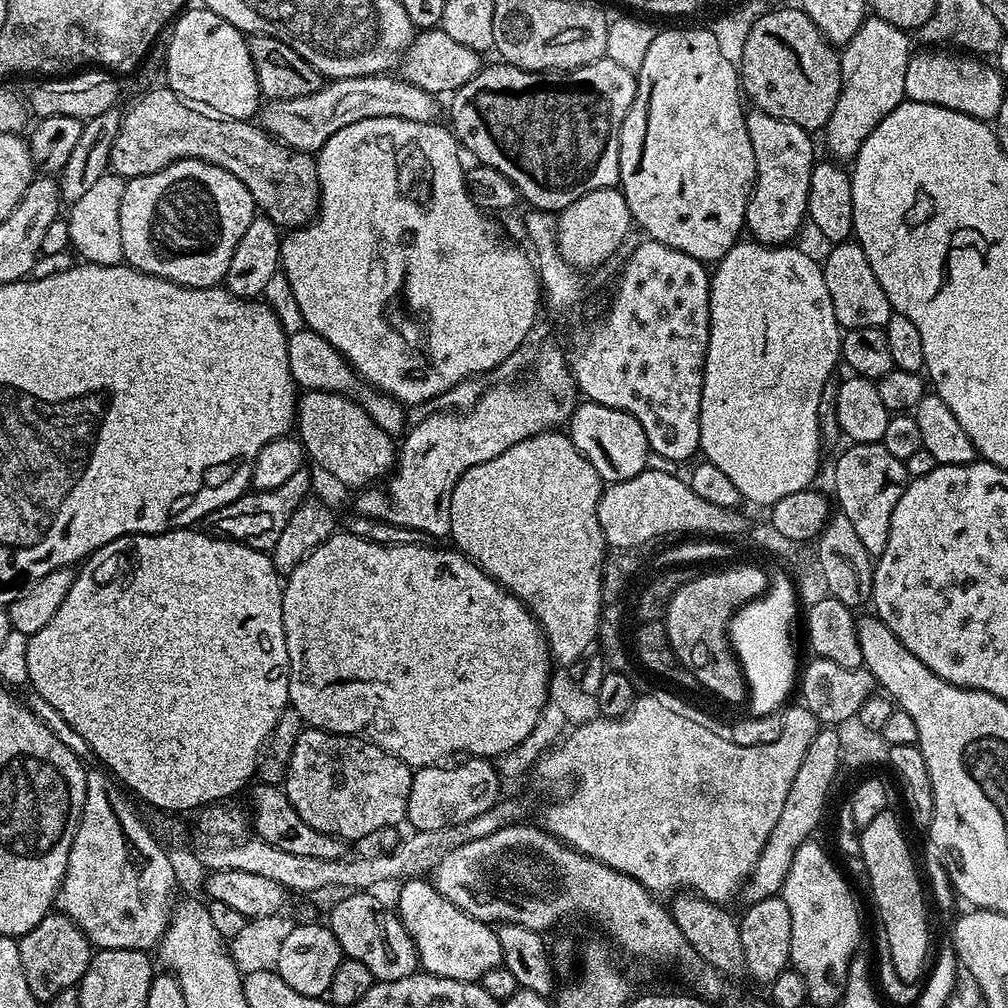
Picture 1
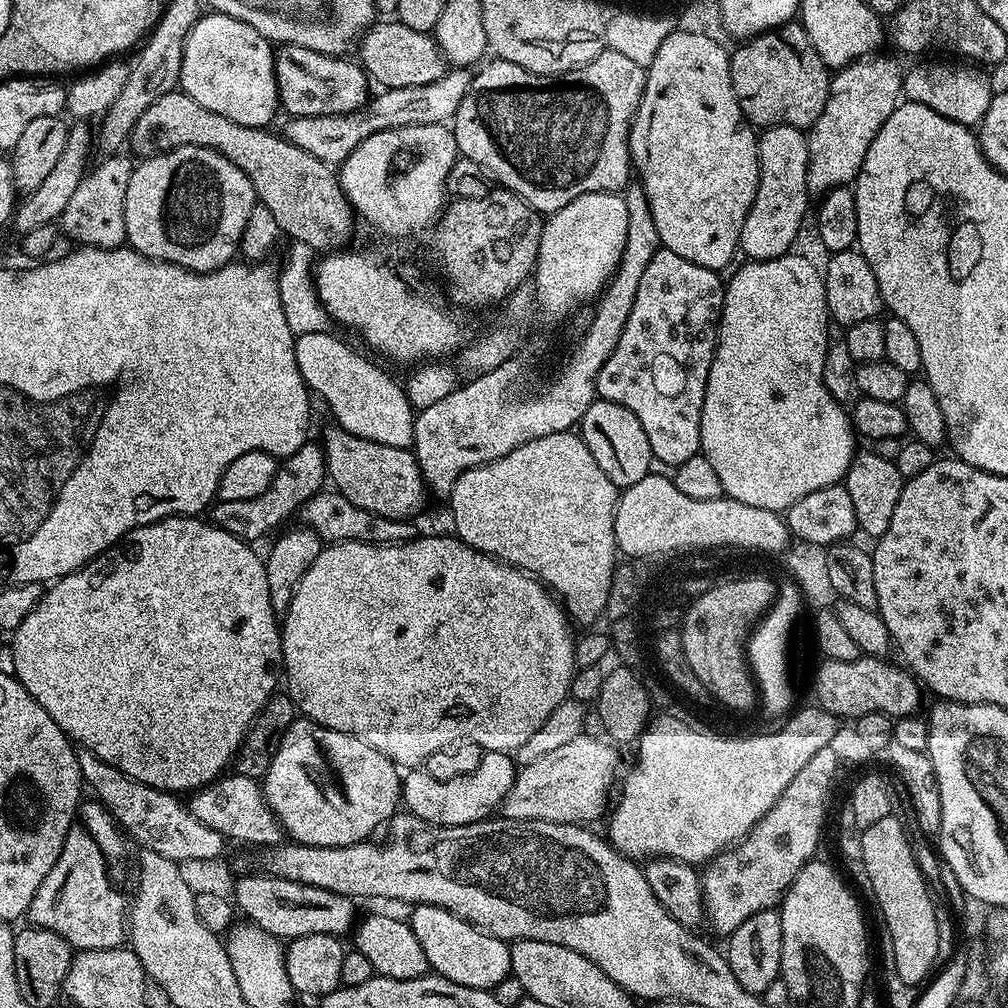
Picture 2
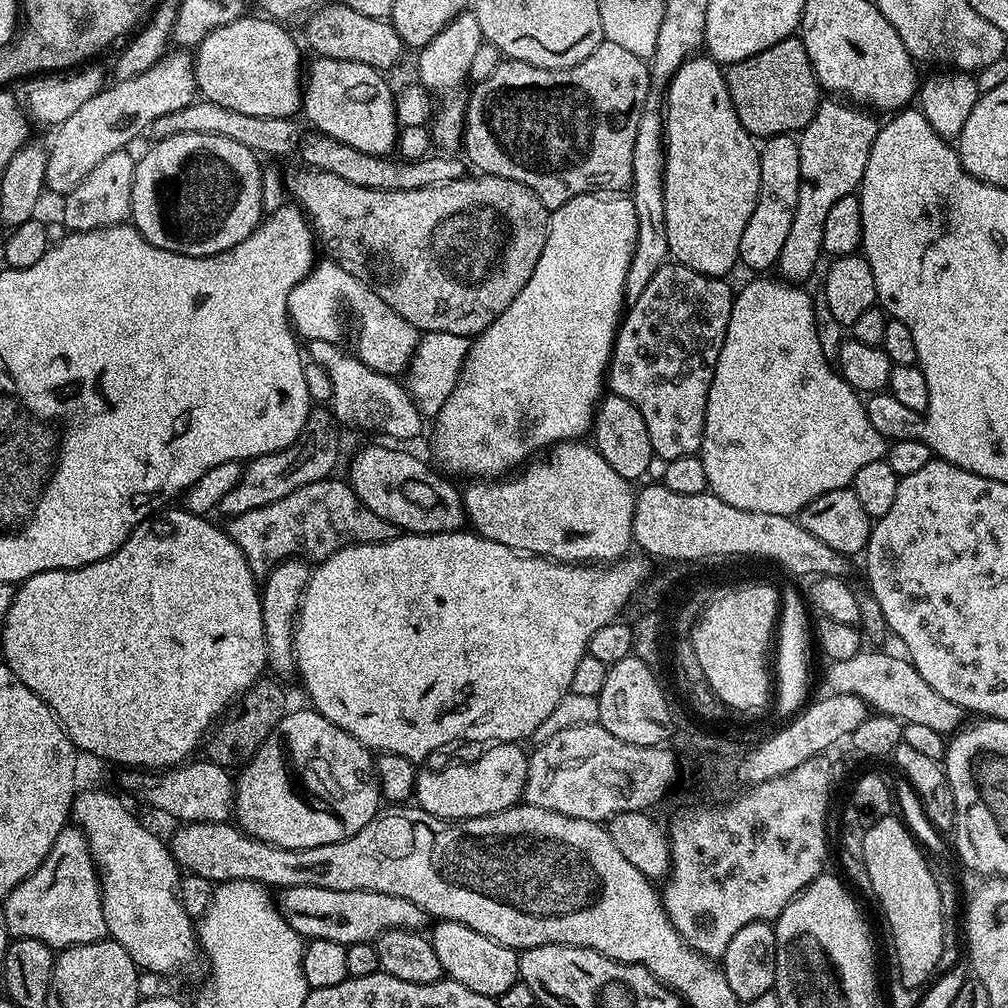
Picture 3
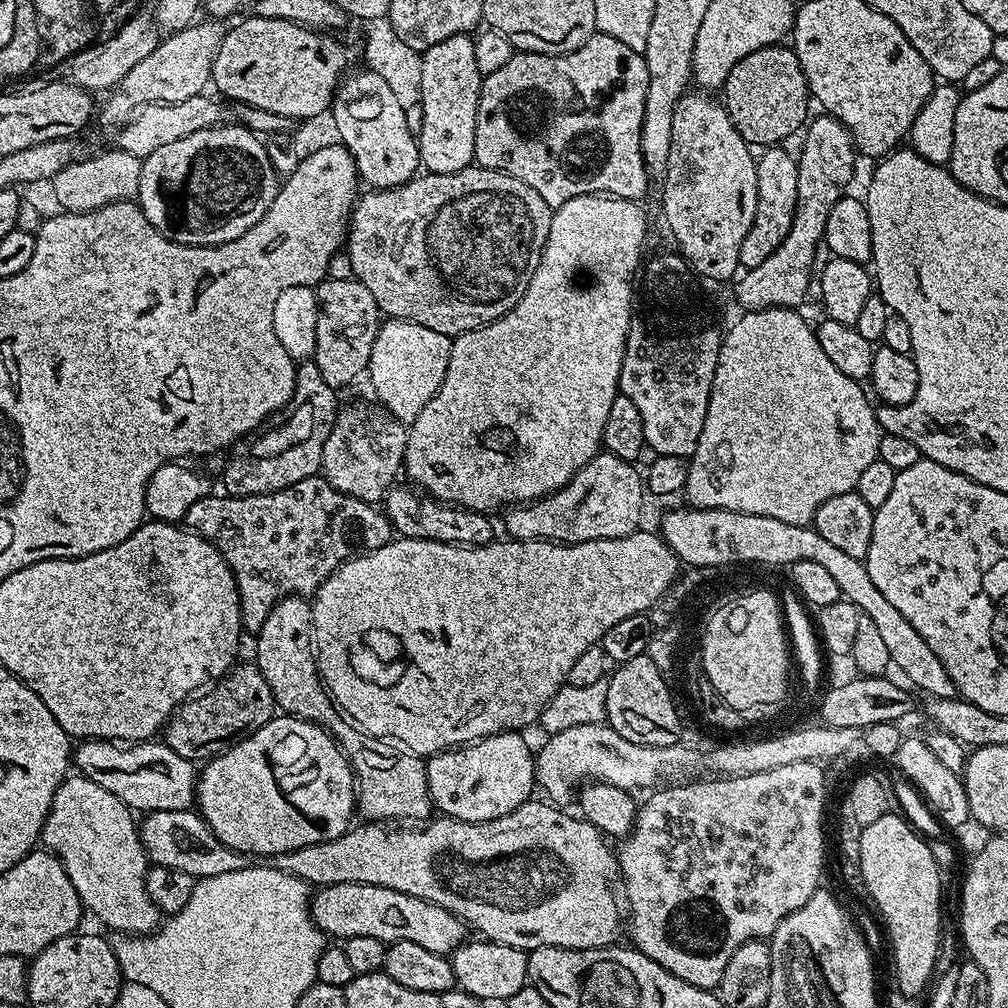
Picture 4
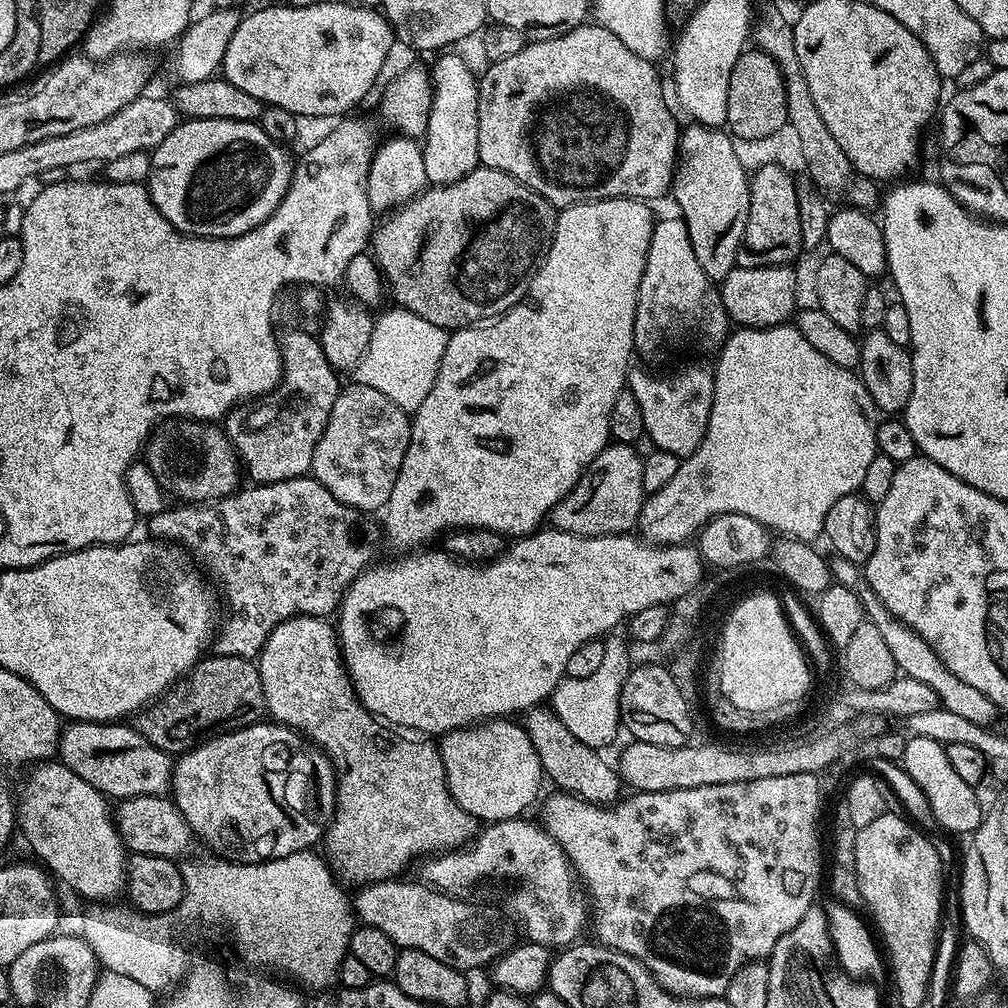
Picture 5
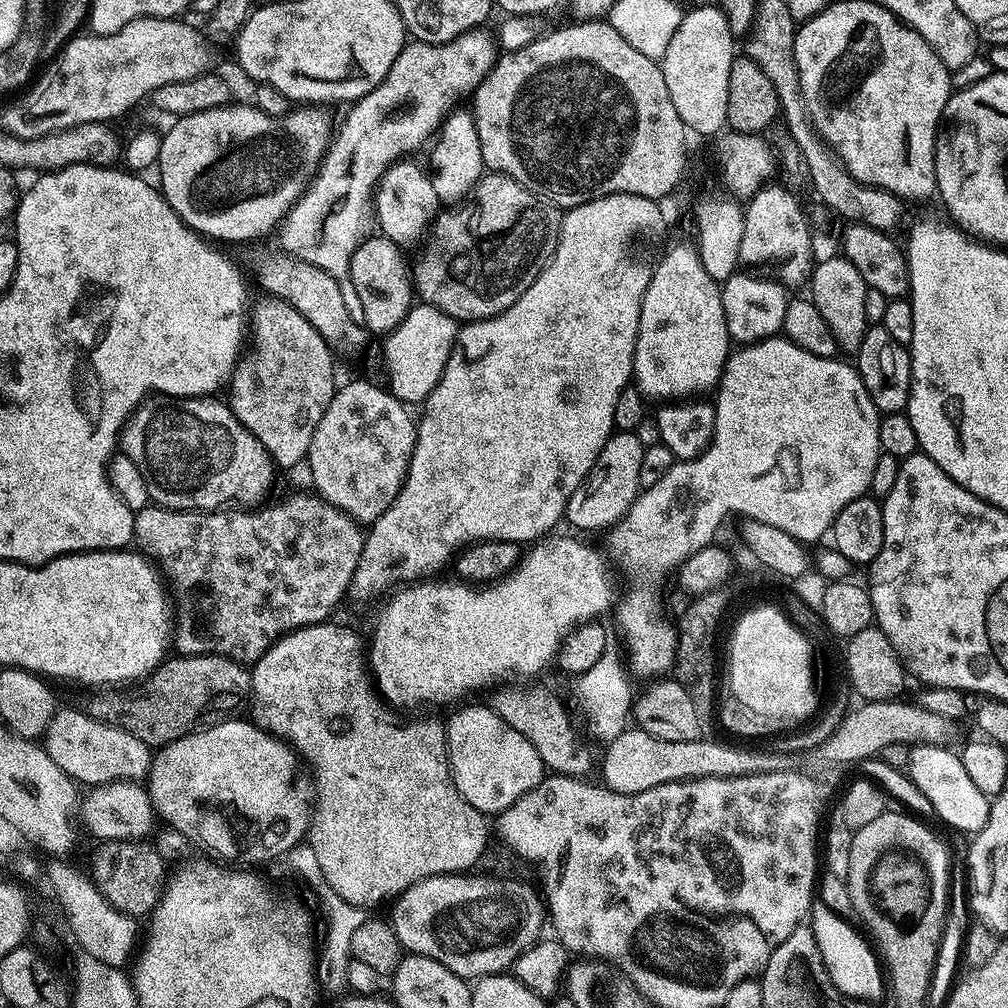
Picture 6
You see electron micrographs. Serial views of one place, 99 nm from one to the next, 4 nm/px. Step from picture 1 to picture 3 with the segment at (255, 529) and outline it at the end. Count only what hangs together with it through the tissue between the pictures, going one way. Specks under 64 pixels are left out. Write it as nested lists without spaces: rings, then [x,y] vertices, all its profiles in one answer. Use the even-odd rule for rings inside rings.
[[[313,407],[302,434],[289,448],[247,461],[246,467],[241,471],[238,486],[234,486],[234,490],[222,498],[219,515],[231,518],[246,514],[248,510],[258,510],[258,506],[270,506],[270,502],[278,502],[278,498],[286,498],[286,494],[294,494],[294,490],[310,482],[329,479],[335,473],[332,471],[340,456],[340,440],[336,437],[335,427],[337,428],[334,417],[327,407]]]

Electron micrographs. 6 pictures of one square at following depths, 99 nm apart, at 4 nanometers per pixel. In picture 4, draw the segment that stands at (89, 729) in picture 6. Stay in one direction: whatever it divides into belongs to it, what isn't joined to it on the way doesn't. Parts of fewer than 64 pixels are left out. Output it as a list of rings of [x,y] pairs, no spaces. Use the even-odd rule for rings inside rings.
[[[81,739],[74,748],[74,768],[79,775],[98,782],[102,790],[110,790],[114,798],[140,814],[162,810],[187,812],[196,799],[197,765],[182,758],[182,754],[170,750],[163,742],[131,744],[114,740]]]

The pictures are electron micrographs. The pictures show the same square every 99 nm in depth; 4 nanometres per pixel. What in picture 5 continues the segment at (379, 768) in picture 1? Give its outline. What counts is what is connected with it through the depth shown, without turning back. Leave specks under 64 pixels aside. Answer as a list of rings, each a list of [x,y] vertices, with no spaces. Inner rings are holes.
[[[261,722],[249,724],[246,728],[237,728],[235,732],[221,732],[197,743],[196,747],[183,753],[172,765],[172,782],[170,785],[170,799],[176,805],[182,818],[190,826],[190,830],[201,845],[213,848],[217,857],[237,864],[263,864],[265,860],[277,860],[295,852],[311,849],[321,843],[322,837],[328,831],[328,824],[336,810],[336,771],[327,756],[315,744],[302,739],[299,732],[286,728],[275,722]]]

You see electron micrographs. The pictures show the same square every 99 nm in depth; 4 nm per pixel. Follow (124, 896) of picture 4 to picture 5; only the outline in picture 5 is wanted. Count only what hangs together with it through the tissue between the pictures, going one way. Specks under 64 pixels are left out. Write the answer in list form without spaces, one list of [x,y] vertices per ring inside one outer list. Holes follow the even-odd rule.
[[[40,762],[31,769],[24,789],[18,792],[18,828],[24,831],[24,840],[32,847],[37,861],[57,881],[73,888],[88,902],[112,902],[116,895],[126,888],[126,849],[116,828],[116,821],[110,811],[109,801],[86,778],[78,778],[63,762]]]

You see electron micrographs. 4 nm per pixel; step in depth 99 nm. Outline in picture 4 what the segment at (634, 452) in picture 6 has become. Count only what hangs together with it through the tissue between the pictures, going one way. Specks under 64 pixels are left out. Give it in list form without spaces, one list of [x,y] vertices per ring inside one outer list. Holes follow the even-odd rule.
[[[601,450],[564,488],[503,513],[504,528],[514,540],[554,540],[561,544],[581,544],[591,540],[622,538],[641,527],[640,511],[646,501],[646,484],[633,461]]]

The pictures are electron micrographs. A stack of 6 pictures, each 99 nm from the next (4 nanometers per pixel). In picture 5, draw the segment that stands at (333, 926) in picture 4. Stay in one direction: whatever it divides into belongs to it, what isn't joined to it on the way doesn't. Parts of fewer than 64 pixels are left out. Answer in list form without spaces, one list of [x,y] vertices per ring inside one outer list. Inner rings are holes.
[[[403,879],[378,880],[375,884],[366,884],[359,889],[354,898],[354,916],[365,928],[377,928],[382,934],[389,936],[401,949],[413,948],[422,950],[422,954],[430,954],[430,958],[438,958],[438,962],[446,962],[446,966],[469,970],[491,965],[500,959],[509,948],[513,947],[511,940],[496,924],[491,924],[475,903],[464,898],[447,896],[444,892],[437,892],[435,888],[423,883],[403,884]]]

